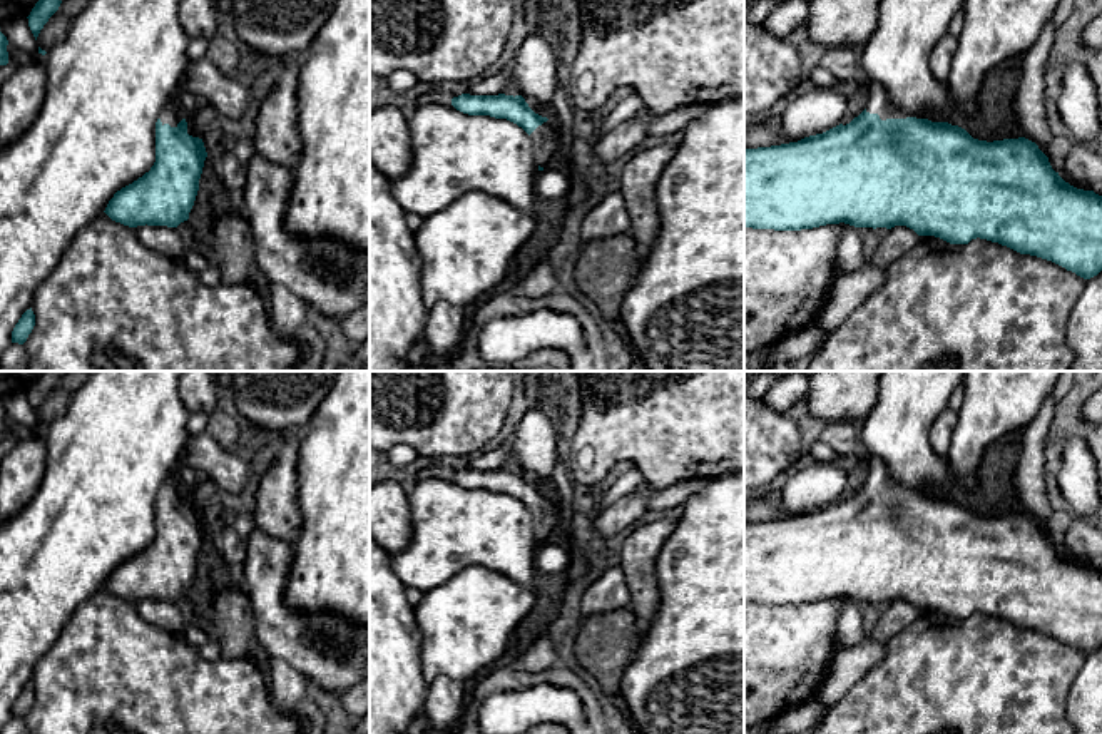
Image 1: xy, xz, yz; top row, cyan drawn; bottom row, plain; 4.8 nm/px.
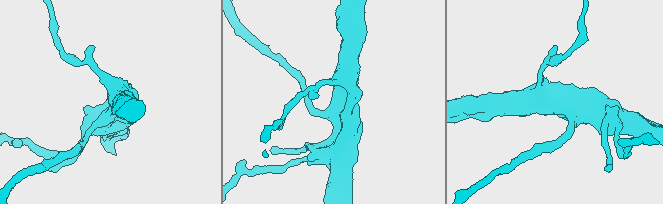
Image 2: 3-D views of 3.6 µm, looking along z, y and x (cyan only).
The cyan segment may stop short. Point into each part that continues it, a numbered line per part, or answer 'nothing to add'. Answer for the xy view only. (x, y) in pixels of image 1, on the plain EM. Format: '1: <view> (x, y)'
1: xy (169, 489)

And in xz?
1: xz (542, 512)

